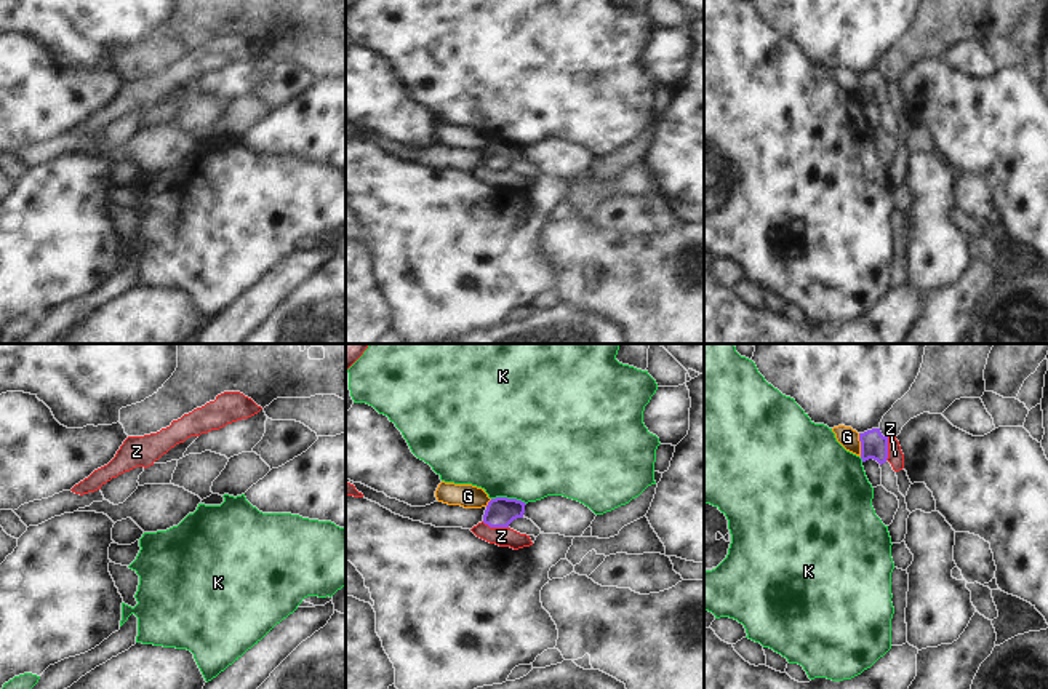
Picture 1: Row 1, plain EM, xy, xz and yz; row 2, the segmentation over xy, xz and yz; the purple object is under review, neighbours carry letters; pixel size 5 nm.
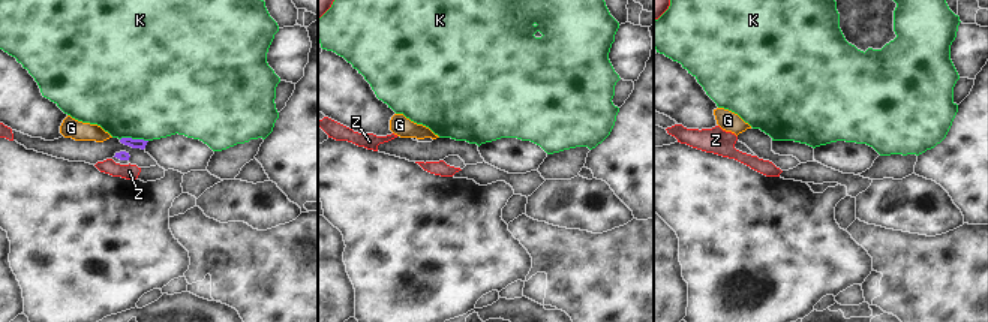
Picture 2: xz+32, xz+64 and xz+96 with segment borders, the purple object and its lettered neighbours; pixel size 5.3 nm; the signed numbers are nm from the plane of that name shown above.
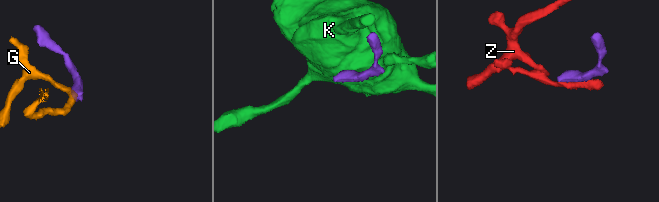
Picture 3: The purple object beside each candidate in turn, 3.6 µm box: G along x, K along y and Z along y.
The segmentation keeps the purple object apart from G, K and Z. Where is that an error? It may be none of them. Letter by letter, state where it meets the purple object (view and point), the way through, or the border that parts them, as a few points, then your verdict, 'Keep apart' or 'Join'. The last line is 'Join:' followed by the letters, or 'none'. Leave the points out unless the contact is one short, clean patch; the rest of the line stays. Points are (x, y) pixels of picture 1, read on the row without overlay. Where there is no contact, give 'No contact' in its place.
G: Touches purple at yz (861, 87). Boundary: yz (858, 75), (861, 98). Keep apart
K: Touches purple at xz (509, 141). Boundary: xz (492, 139), (516, 139), (525, 146). Keep apart
Z: Touches purple at xz (495, 168). Keep apart
Join: none

